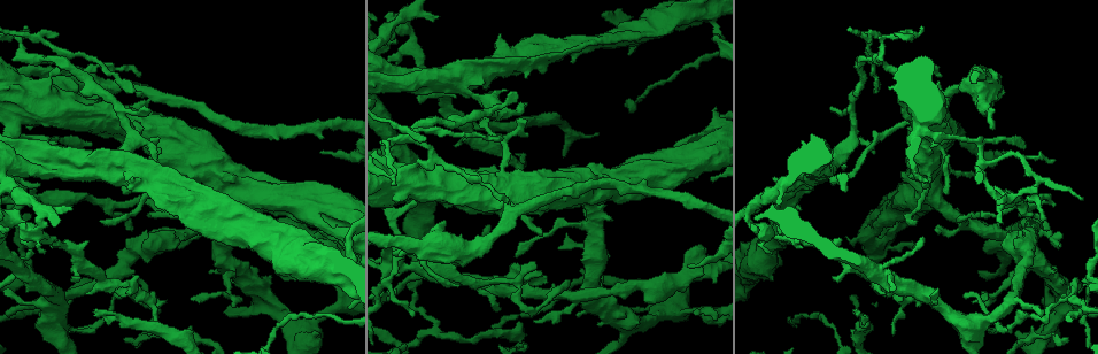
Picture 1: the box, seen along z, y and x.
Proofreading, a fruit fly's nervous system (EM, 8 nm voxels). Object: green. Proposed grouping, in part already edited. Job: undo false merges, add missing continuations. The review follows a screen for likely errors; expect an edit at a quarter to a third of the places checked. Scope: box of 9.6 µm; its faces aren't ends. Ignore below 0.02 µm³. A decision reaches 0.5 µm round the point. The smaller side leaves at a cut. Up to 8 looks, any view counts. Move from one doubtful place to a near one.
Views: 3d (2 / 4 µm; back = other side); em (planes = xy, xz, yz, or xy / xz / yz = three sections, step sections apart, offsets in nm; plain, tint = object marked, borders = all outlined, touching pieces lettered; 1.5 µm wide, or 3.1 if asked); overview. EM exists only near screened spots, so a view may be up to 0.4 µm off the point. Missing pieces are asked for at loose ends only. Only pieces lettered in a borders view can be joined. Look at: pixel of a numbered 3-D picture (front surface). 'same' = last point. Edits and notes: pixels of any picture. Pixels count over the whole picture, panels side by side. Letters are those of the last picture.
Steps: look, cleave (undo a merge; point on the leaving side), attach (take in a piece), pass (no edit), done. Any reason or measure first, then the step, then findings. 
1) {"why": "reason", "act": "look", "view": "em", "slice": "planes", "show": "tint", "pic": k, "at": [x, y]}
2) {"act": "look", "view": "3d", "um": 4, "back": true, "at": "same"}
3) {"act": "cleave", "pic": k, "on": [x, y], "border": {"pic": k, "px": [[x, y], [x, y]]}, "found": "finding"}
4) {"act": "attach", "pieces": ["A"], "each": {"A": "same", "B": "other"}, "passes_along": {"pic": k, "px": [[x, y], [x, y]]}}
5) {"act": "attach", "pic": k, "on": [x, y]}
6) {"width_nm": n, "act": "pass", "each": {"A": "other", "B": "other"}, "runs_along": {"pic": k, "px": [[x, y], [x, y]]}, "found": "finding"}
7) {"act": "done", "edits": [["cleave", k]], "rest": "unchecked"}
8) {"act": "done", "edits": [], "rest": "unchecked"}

{"why": "stops while still wide", "act": "look", "view": "em", "slice": "xz", "step": 4, "show": "borders", "pic": 1, "at": [773, 177]}

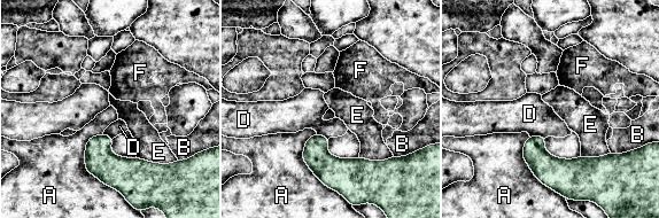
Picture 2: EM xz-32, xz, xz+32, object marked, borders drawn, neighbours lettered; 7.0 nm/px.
{"act": "look", "view": "em", "slice": "planes", "show": "borders", "at": "same"}

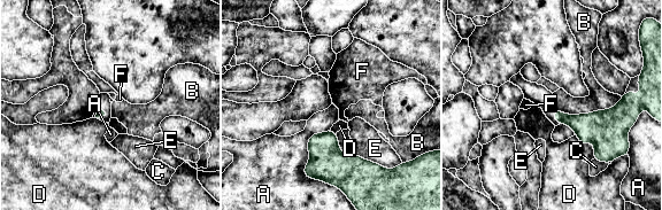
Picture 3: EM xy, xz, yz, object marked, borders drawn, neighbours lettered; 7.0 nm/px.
{"longest_contact_nm": ["B", 460], "act": "pass", "each": {"A": "other", "B": "other", "C": "other", "D": "other", "E": "other", "F": "other"}, "border": {"pic": 3, "px": [[622, 96], [589, 113], [557, 108]]}, "found": "no lettered piece goes on from it"}

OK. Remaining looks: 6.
{"why": "branch stops here", "act": "look", "view": "em", "slice": "planes", "show": "borders", "pic": 1, "at": [860, 312]}

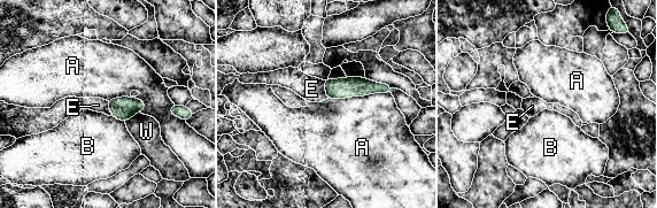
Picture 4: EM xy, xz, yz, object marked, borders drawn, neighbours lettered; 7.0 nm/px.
{"act": "attach", "pieces": ["E"], "each": {"A": "other", "B": "other", "E": "same", "W": "other"}, "passes_along": {"pic": 4, "px": [[345, 87], [325, 92], [311, 89]]}, "found": "the neuron continues"}

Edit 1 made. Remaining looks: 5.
{"why": "branch stops here", "act": "look", "view": "em", "slice": "planes", "show": "borders", "pic": 1, "at": [579, 314]}

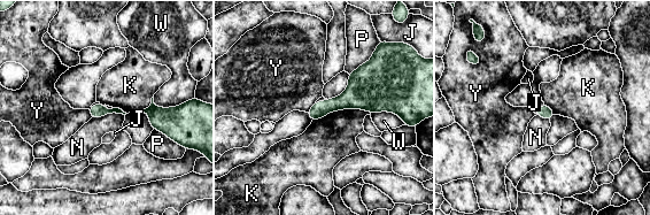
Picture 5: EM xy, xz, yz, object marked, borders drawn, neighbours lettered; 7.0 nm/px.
{"act": "pass", "each": {"J": "other", "K": "other", "N": "other", "P": "other", "W": "other", "Y": "other"}, "border": {"pic": 5, "px": [[332, 110], [364, 109], [370, 114]]}, "found": "no lettered piece goes on from it"}

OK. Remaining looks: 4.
{"act": "done", "edits": [["attach", 4]], "rest": "unchecked"}

